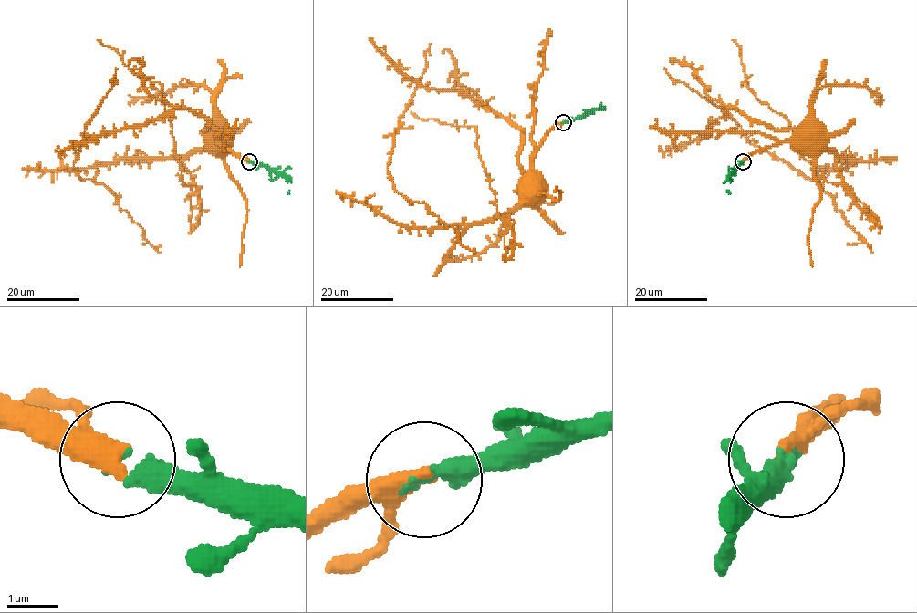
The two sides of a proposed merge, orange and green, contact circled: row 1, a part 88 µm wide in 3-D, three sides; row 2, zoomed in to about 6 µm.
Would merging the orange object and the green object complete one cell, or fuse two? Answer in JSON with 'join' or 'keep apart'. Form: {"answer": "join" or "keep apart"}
{"answer": "join"}

